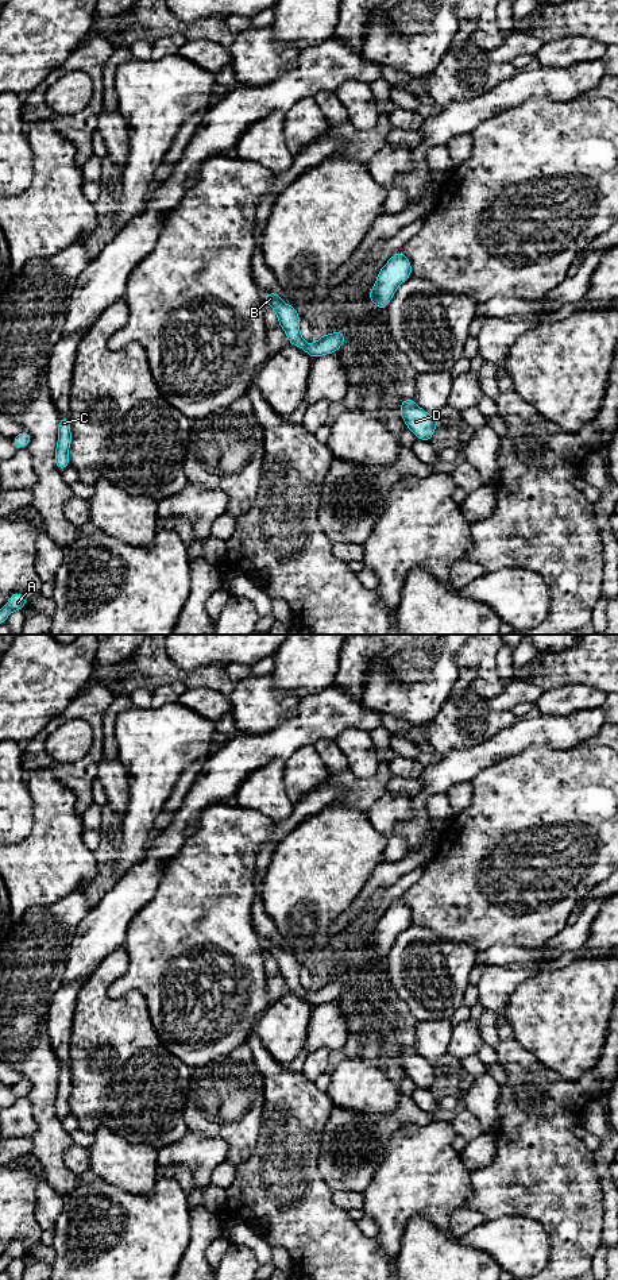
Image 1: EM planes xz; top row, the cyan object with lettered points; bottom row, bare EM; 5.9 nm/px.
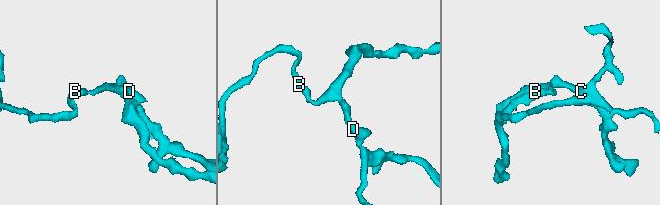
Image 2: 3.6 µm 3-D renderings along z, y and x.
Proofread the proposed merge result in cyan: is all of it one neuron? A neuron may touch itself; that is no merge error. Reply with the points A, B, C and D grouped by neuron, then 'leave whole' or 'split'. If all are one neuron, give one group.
groups A B C D; leave whole

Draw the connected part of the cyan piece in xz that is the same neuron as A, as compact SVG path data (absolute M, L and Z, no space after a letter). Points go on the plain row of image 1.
M15 1239L7 1249L7 1253L0 1257L0 1272L7 1271L8 1264L13 1258L23 1258L27 1254L27 1248L20 1239Z

